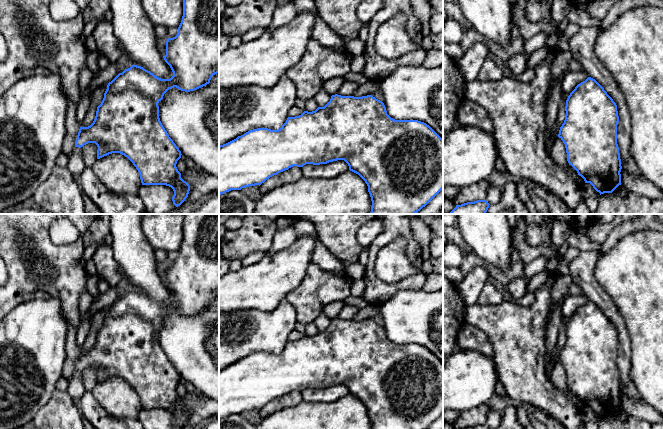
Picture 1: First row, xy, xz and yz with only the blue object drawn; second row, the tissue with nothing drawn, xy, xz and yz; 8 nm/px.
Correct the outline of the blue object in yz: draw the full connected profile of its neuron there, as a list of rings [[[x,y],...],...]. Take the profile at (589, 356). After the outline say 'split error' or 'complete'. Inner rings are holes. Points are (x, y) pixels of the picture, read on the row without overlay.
[[[588,301],[570,317],[565,335],[565,344],[558,361],[565,368],[569,389],[600,419],[612,417],[621,409],[622,393],[617,368],[619,340],[616,327],[595,303]]]; complete

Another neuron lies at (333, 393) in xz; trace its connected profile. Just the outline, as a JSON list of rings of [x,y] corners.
[[[337,384],[327,388],[306,388],[301,391],[302,400],[305,402],[335,402],[349,394],[344,384]]]

